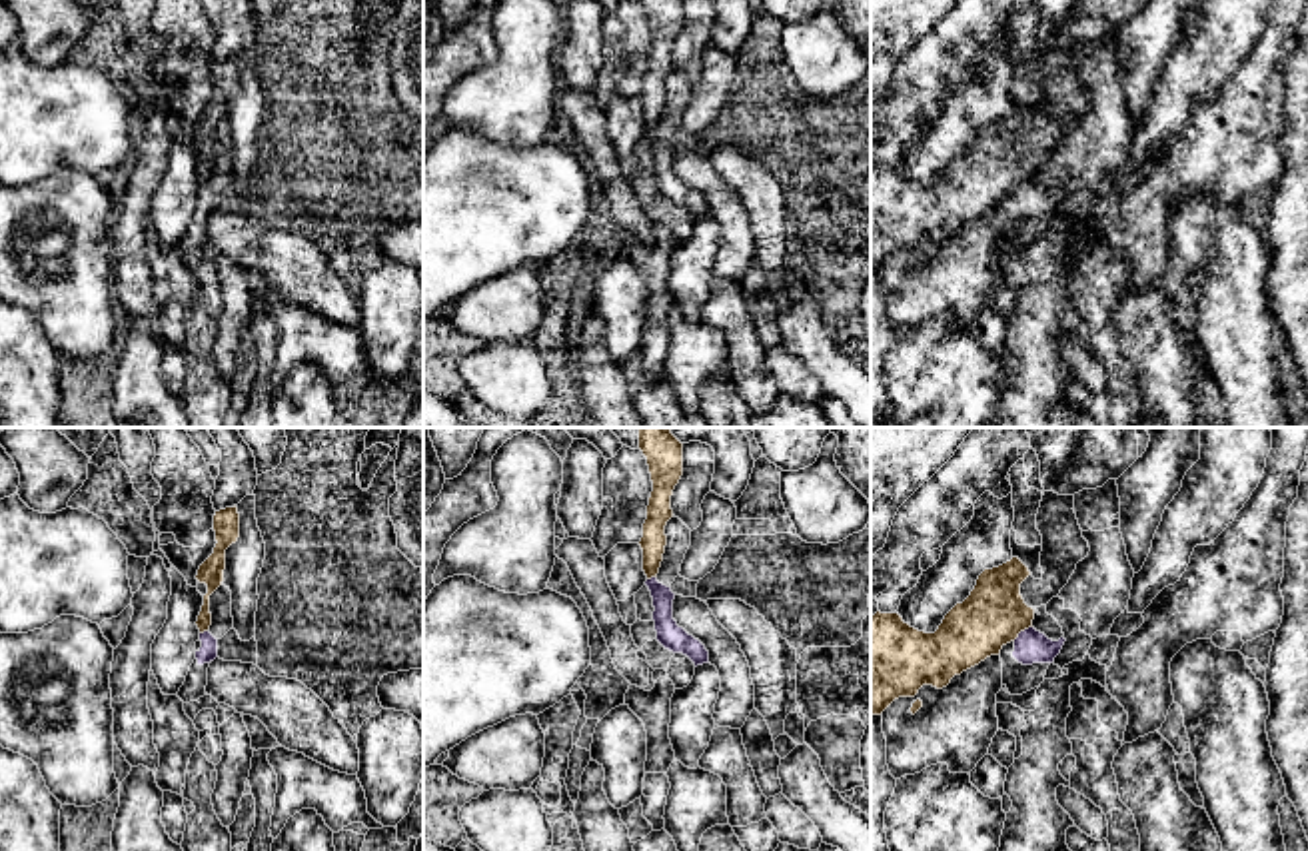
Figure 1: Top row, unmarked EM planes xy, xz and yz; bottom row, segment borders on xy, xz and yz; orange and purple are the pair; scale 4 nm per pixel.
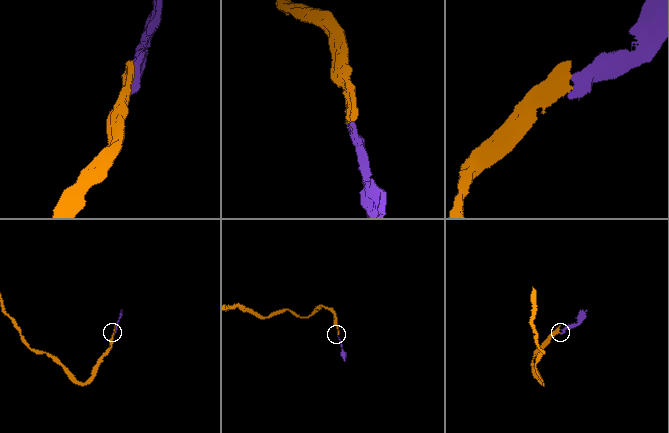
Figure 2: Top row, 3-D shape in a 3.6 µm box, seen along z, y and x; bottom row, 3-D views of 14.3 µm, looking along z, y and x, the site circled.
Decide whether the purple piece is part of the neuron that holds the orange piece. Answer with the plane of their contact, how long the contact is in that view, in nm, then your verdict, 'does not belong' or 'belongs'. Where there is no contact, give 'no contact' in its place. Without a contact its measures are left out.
yz | 100 nm | does not belong

